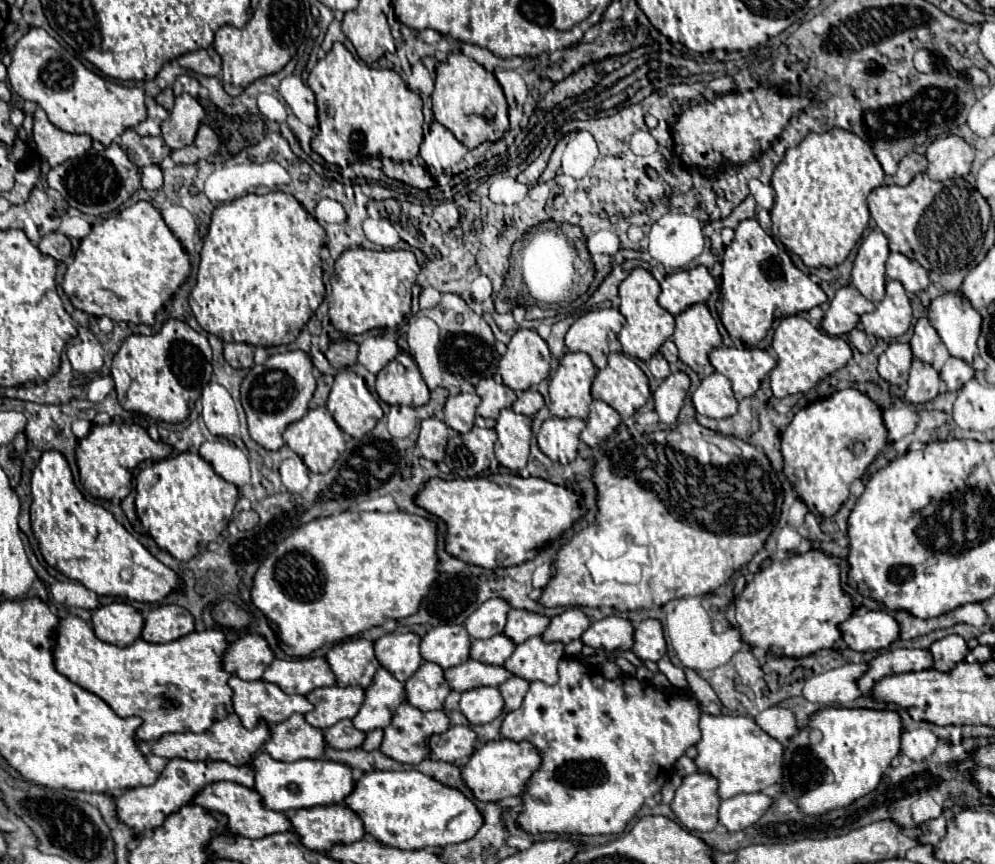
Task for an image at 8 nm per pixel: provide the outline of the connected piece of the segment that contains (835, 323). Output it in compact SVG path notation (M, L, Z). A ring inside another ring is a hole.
M852 284L842 286L834 300L830 302L830 308L822 320L822 328L830 336L842 336L856 328L862 314L872 312L874 304L866 300Z

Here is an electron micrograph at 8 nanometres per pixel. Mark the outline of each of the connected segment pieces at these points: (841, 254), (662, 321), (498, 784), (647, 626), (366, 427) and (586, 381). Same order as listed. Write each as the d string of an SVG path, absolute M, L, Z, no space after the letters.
M834 128L824 134L810 134L806 136L796 148L786 150L784 160L776 166L772 174L772 188L776 192L774 208L770 210L772 216L772 234L794 254L802 258L808 268L820 266L838 266L842 264L856 242L862 238L864 230L868 228L868 206L866 196L882 186L884 170L876 160L872 148L852 132L842 128Z
M644 268L632 270L630 276L620 284L620 308L618 310L626 318L626 324L620 330L618 340L626 356L634 356L634 358L648 362L658 352L658 348L674 334L674 316L658 306L658 300L656 300L658 294L660 294L660 284Z
M492 740L484 746L476 746L468 762L460 768L464 784L472 794L482 802L498 802L506 796L520 796L522 784L530 778L530 772L540 764L538 750L530 742L512 742L512 740Z
M642 620L640 624L636 624L632 638L634 638L632 652L638 658L658 662L666 654L664 632L662 632L662 624L658 620Z
M352 370L338 372L328 396L328 410L342 432L352 438L362 438L382 418L378 400L370 394L364 378Z
M568 352L562 356L560 360L560 366L556 370L556 374L550 378L550 412L552 416L558 416L558 418L580 418L580 420L586 420L588 418L588 406L592 402L592 396L590 396L590 386L596 378L596 368L590 360L590 356L586 354L574 354L574 352Z

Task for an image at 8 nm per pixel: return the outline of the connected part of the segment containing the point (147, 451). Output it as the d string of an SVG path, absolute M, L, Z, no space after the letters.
M138 424L93 425L90 434L76 446L76 464L80 470L80 482L94 498L126 498L132 490L132 470L148 458L168 458L172 448L164 442L154 442L148 432Z

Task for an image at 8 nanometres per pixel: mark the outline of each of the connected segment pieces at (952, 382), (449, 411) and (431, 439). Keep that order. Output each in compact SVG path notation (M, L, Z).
M948 358L946 364L940 368L940 380L946 384L948 392L960 390L962 384L974 378L974 368L958 358Z
M458 394L458 396L448 396L446 406L444 406L444 422L464 434L474 426L474 416L476 416L476 406L480 404L480 398L476 394Z
M438 418L422 420L416 446L424 458L428 458L432 462L444 460L446 442L448 442L448 426L442 420L438 420Z

